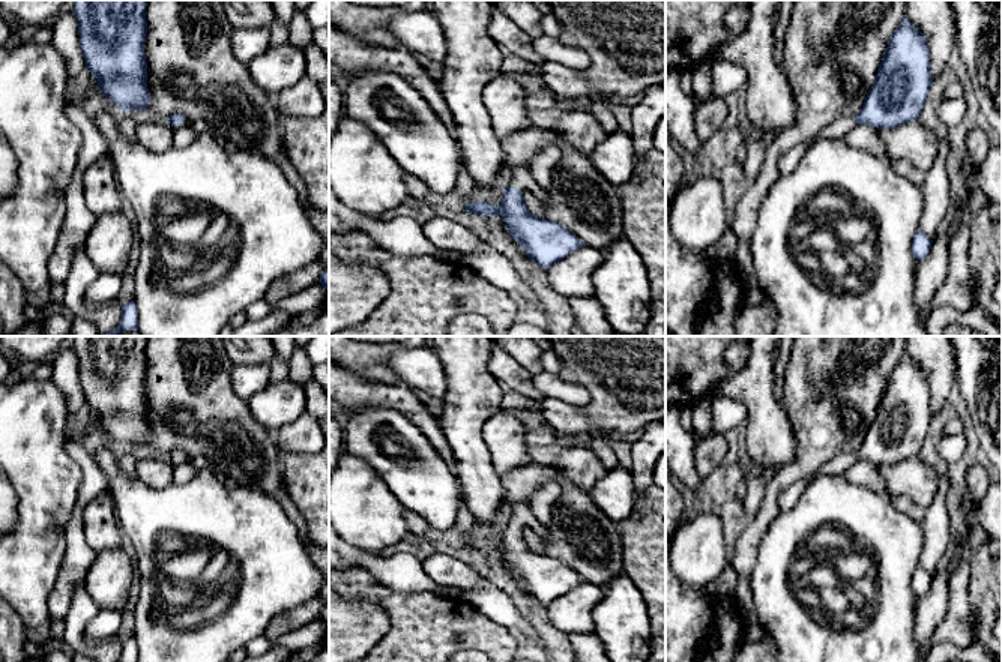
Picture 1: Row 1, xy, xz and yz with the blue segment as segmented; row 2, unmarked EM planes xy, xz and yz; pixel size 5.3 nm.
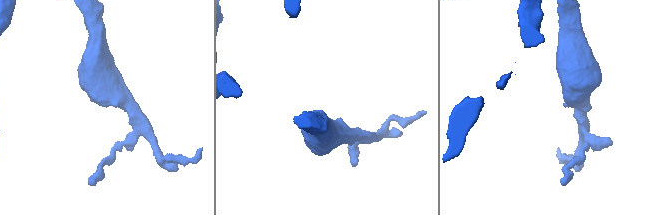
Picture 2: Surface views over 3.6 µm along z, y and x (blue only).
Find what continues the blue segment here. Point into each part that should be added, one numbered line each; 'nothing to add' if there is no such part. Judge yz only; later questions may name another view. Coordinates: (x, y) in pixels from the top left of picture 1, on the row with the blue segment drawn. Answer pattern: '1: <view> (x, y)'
1: yz (840, 128)

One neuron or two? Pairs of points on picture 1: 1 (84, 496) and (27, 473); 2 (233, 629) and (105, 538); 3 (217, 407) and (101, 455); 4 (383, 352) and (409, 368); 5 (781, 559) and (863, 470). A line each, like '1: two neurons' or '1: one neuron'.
1: two neurons
2: two neurons
3: two neurons
4: two neurons
5: two neurons

